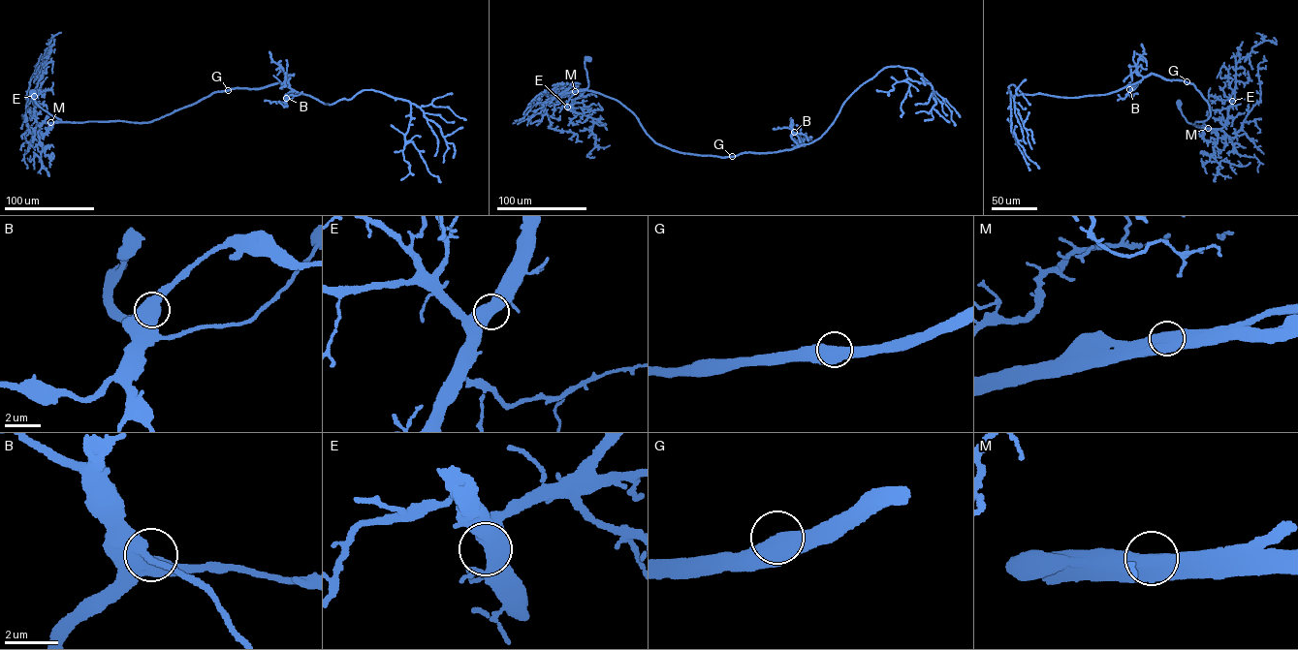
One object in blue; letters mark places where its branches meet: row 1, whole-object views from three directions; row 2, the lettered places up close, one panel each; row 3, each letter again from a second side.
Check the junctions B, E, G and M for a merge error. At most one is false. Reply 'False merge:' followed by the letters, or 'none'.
False merge: none

